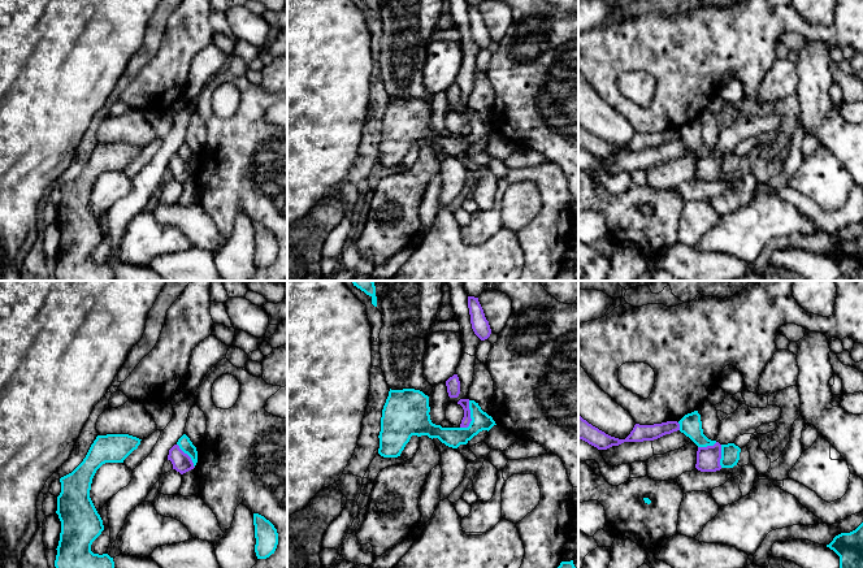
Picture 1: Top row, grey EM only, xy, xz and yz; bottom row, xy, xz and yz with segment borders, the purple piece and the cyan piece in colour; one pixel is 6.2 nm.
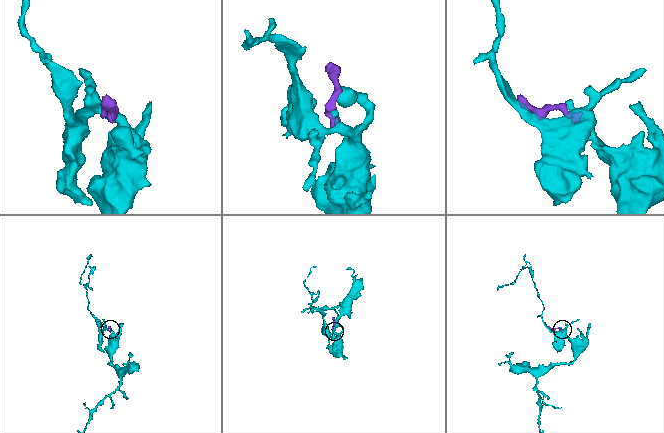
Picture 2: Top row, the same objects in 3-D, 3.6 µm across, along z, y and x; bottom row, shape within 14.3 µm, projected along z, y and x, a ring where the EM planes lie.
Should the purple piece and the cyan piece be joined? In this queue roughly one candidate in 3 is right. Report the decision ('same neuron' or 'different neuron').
different neuron

